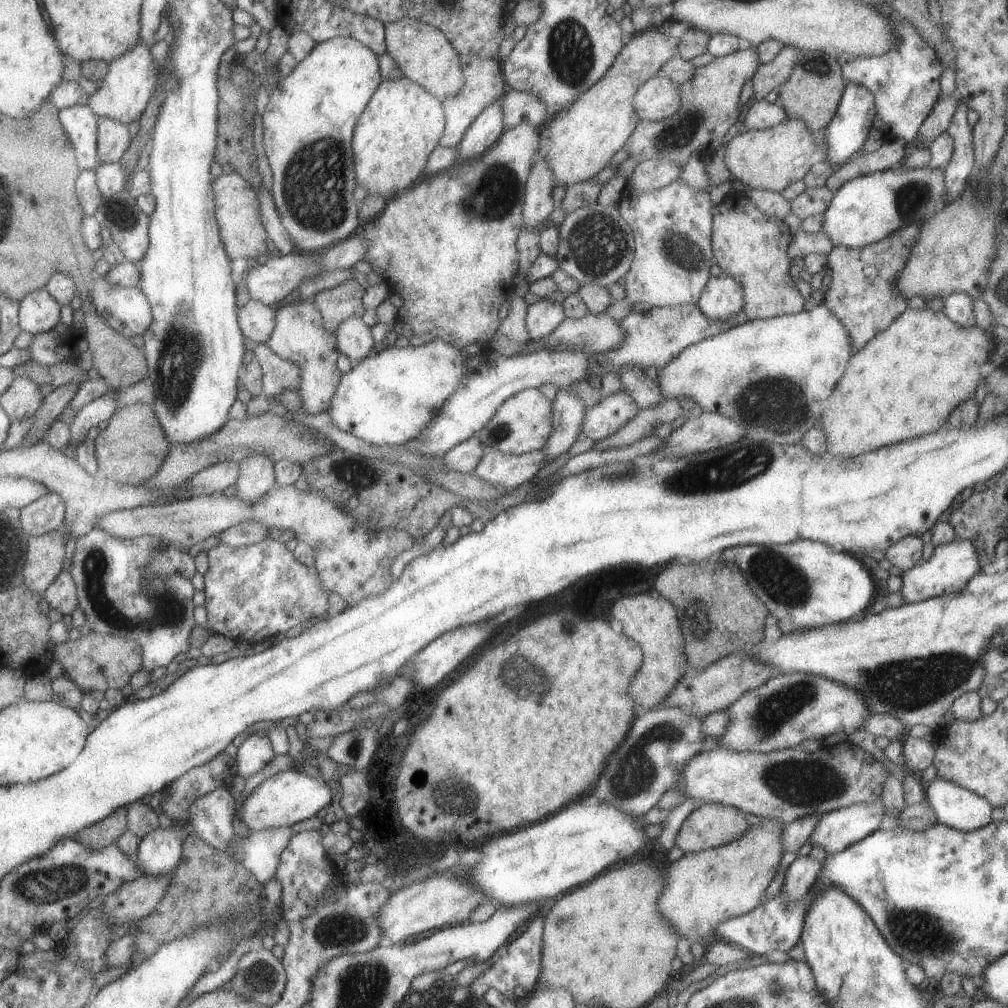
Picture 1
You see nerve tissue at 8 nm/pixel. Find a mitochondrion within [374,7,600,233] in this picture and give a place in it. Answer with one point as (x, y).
(571, 52)

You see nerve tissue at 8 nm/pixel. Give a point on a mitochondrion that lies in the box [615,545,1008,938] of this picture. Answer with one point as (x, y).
(904, 686)

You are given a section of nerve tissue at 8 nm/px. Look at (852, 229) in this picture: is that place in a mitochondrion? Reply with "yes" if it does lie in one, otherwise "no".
no

